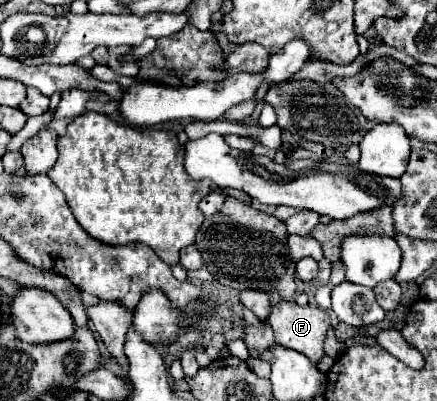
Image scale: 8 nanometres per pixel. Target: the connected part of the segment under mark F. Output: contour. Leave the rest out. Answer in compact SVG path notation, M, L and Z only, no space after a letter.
M280 301L278 305L272 307L272 313L268 317L268 323L270 327L274 329L274 335L276 335L276 343L286 347L286 349L294 349L298 353L304 353L314 365L322 359L324 355L324 337L326 337L326 331L330 329L330 315L328 311L316 307L316 305L296 305L292 301Z

